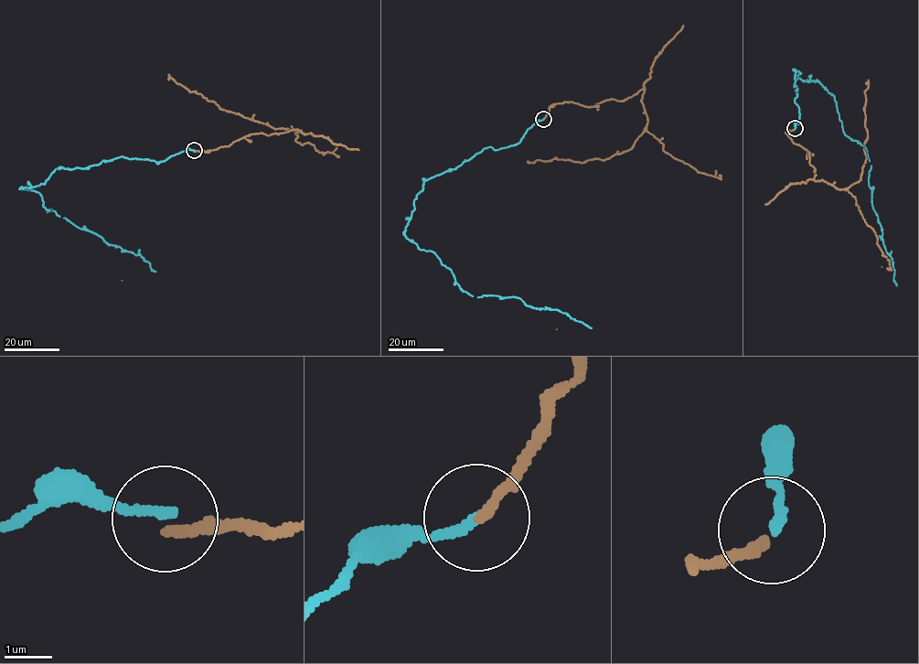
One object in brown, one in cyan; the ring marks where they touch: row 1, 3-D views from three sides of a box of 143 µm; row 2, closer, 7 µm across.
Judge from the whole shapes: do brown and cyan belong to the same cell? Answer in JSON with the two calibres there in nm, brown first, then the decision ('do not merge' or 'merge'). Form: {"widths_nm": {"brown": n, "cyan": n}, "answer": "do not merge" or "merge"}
{"widths_nm": {"brown": 220, "cyan": 240}, "answer": "merge"}

